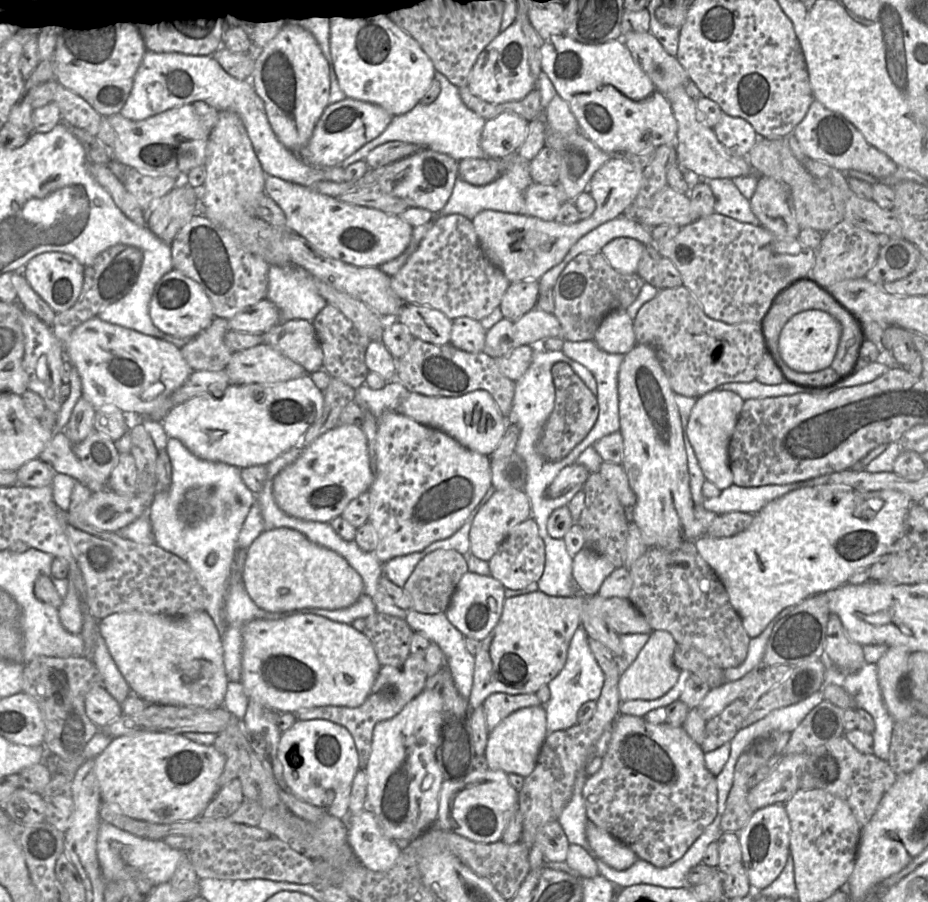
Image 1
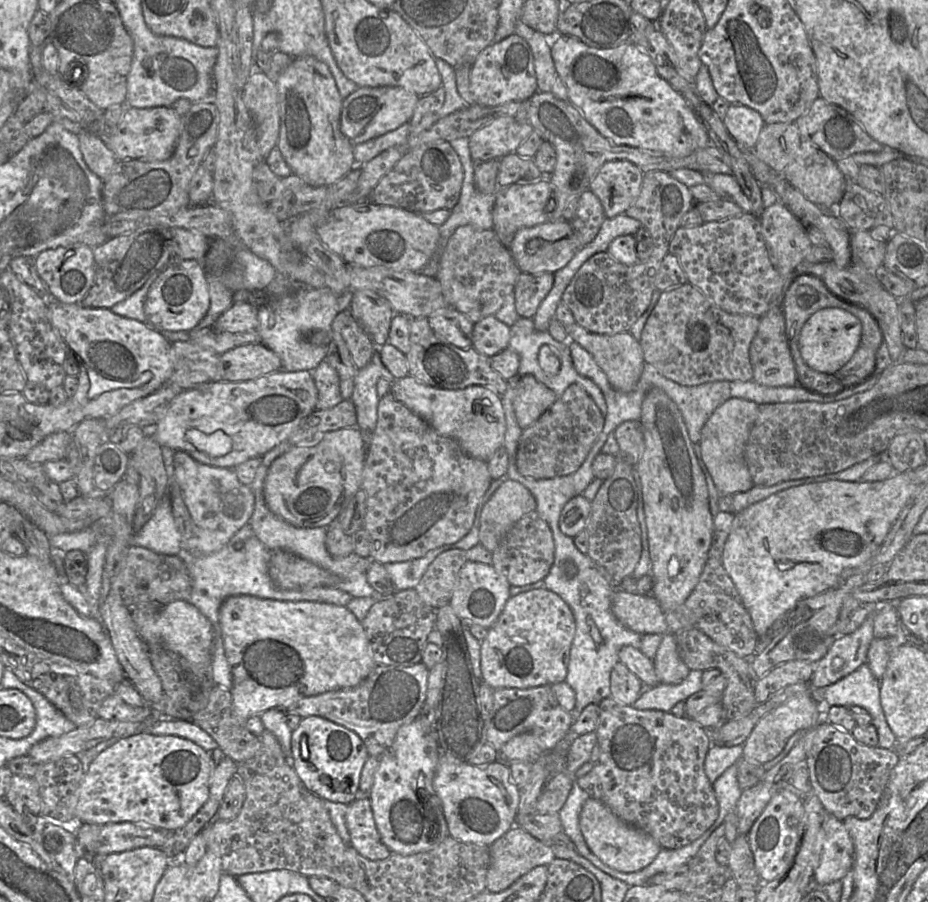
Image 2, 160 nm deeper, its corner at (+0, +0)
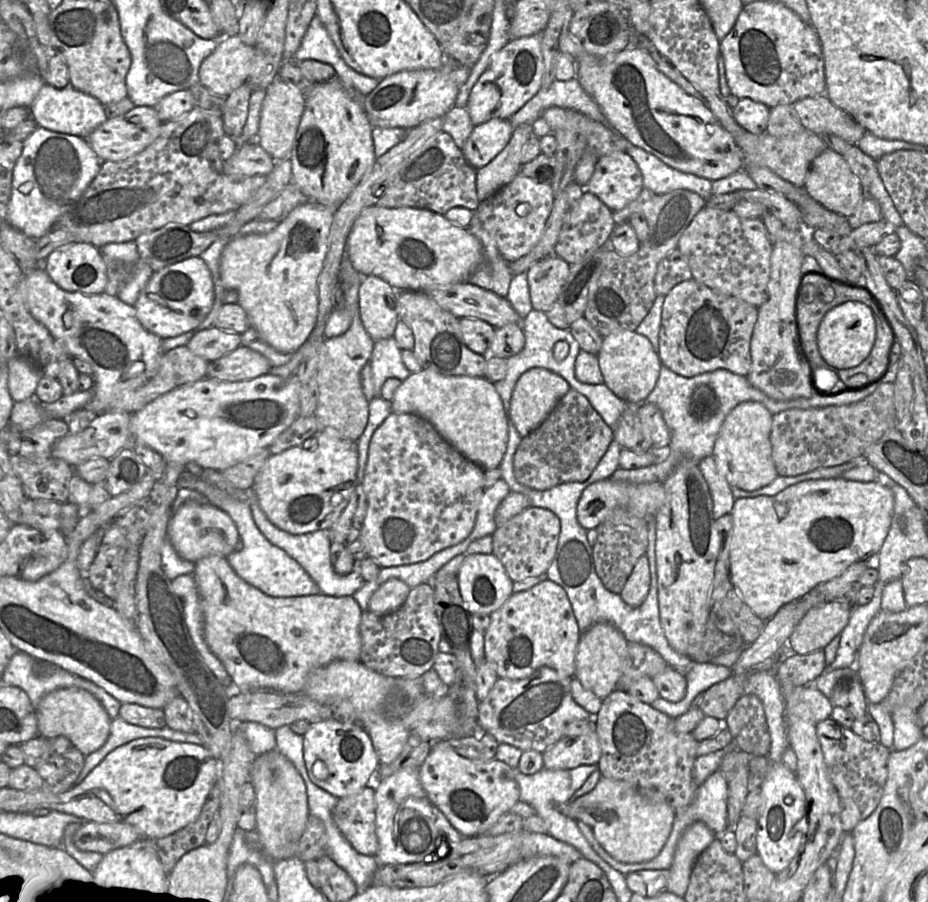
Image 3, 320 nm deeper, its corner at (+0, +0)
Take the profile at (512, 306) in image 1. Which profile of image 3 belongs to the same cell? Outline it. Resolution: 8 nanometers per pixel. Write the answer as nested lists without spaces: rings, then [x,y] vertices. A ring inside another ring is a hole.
[[[557,255],[533,264],[527,271],[532,307],[547,312],[557,301],[569,276],[571,265]]]

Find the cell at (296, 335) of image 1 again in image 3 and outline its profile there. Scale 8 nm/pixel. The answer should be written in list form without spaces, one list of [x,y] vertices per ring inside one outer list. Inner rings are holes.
[[[211,326],[195,333],[186,345],[194,354],[212,362],[241,345],[241,334]]]

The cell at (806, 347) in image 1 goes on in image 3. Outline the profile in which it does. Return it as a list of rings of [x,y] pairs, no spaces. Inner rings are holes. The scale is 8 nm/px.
[[[856,301],[844,302],[829,310],[817,332],[818,349],[827,364],[836,369],[850,369],[861,364],[870,354],[876,337],[872,310]]]

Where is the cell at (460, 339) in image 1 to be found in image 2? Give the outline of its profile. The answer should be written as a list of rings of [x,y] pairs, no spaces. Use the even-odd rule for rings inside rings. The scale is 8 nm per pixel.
[[[494,315],[487,316],[474,324],[472,347],[479,353],[492,357],[509,347],[511,328]]]

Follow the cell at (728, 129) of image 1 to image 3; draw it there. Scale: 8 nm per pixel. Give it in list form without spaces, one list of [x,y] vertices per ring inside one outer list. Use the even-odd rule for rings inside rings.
[[[742,98],[732,109],[732,116],[737,124],[752,134],[766,131],[770,108],[763,103]]]

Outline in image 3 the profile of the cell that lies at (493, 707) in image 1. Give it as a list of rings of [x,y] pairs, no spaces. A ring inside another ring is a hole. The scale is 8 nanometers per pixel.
[[[544,666],[527,678],[498,678],[488,696],[479,702],[478,723],[498,743],[520,750],[545,751],[563,738],[565,727],[578,719],[594,719],[576,703],[571,693],[572,677],[565,677]]]

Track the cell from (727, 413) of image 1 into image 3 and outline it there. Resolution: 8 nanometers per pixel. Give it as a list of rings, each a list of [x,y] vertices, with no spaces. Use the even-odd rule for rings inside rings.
[[[756,401],[741,402],[726,416],[717,435],[712,458],[717,471],[730,487],[755,491],[778,477],[770,443],[772,416],[763,404]]]

